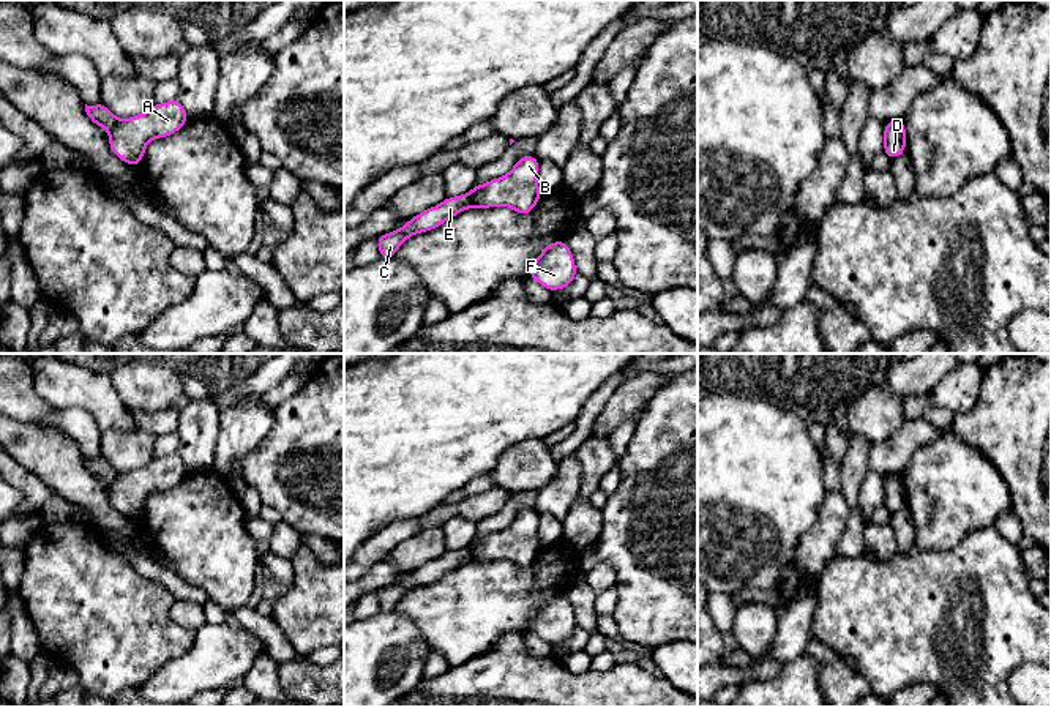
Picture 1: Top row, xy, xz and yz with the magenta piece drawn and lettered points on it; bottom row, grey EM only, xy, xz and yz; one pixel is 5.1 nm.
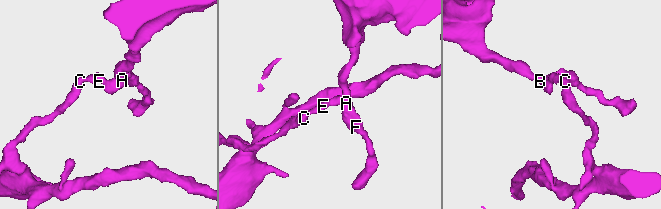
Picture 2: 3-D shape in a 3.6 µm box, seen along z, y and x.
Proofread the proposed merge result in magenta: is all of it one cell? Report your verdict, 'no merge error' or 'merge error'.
merge error

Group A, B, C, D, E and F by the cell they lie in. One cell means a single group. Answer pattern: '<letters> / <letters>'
A B D F / C E

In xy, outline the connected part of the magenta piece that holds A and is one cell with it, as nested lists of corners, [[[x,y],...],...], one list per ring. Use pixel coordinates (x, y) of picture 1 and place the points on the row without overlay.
[[[178,453],[155,458],[137,470],[117,475],[109,486],[110,503],[123,516],[139,519],[151,492],[172,489],[188,473]]]

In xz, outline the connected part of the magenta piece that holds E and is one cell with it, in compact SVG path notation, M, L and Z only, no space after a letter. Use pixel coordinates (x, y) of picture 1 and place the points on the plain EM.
M469 546L462 549L447 551L442 557L413 570L401 582L377 590L376 593L380 612L395 611L398 601L404 597L406 592L420 585L432 584L451 570L459 568L470 560L473 560L473 557Z

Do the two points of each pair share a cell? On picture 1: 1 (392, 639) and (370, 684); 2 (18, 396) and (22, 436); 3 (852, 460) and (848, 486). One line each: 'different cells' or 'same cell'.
1: same cell
2: different cells
3: same cell

